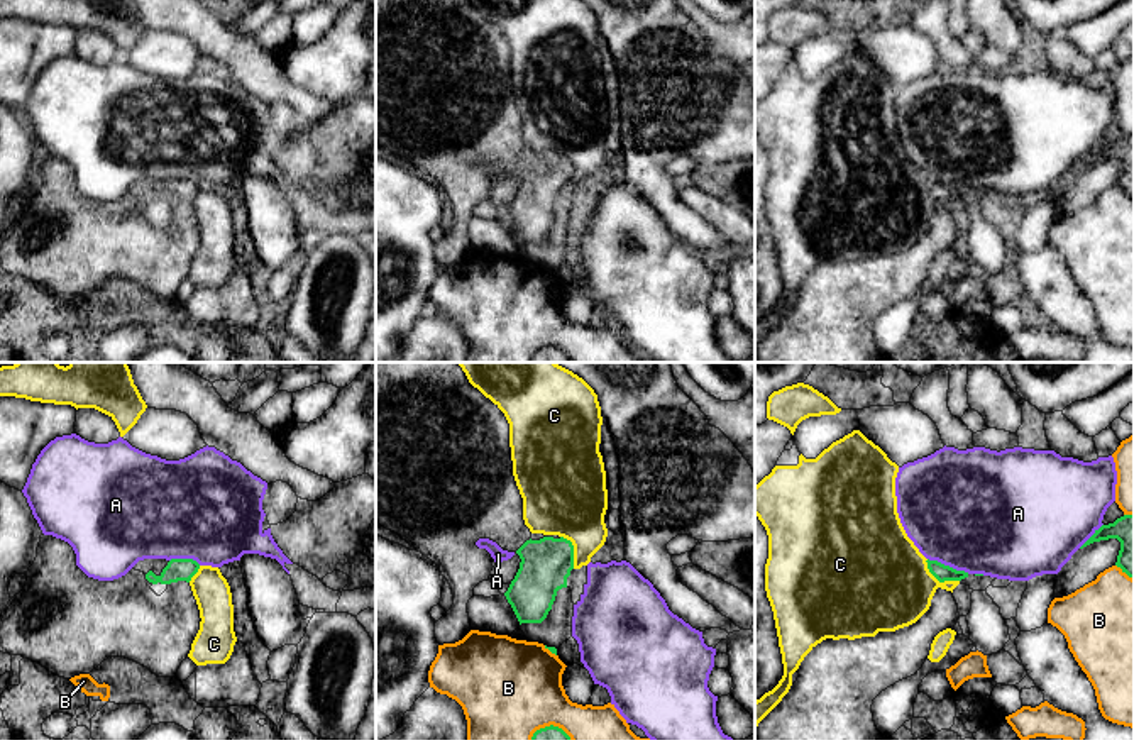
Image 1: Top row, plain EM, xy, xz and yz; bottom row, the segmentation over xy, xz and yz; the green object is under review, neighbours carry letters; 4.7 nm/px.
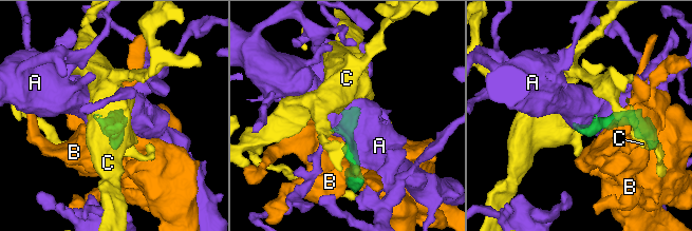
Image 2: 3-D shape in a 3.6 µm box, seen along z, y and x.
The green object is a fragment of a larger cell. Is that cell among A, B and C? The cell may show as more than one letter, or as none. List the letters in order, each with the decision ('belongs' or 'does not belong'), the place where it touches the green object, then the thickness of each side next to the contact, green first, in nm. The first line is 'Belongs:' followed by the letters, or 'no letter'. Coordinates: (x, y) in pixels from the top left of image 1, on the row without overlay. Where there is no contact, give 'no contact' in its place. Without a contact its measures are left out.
Belongs: no letter
A: does not belong; meets green in yz at (948, 187); 80 nm thick on the green side, 500 nm on the other
B: does not belong; meets green in xz at (552, 346); 140 nm thick on the green side, 440 nm on the other
C: does not belong; meets green in yz at (940, 202); 80 nm thick on the green side, 420 nm on the other

